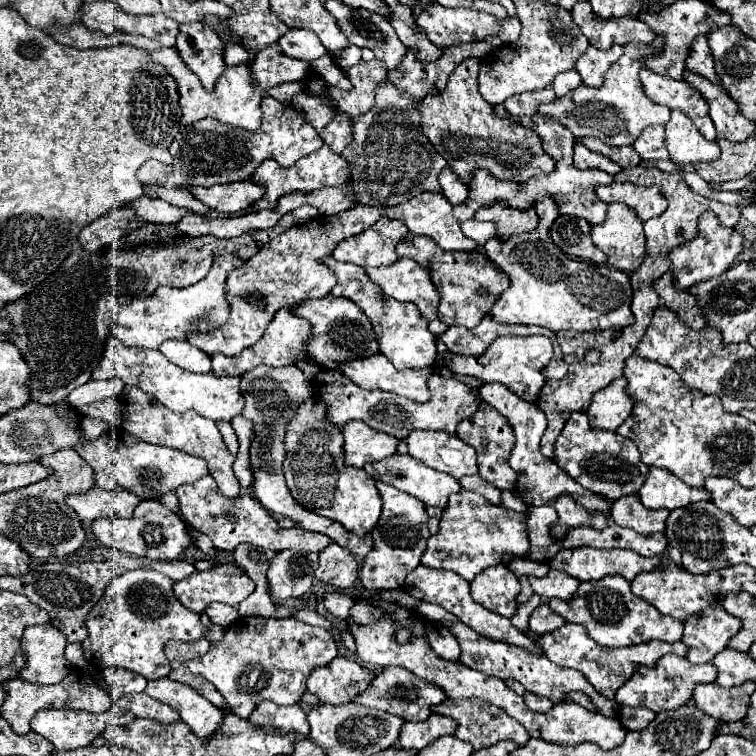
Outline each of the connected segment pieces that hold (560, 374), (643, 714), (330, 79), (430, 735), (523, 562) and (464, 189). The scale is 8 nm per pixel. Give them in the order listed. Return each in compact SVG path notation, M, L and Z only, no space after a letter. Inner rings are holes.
M556 344L554 346L554 356L550 360L550 364L544 368L544 378L546 380L552 380L552 378L564 378L568 372L568 364L562 360L562 350L560 346Z
M620 706L620 710L618 710L618 718L620 718L620 724L622 724L626 730L640 732L640 730L644 730L644 728L652 722L654 712L648 710L648 708Z
M324 54L324 56L318 58L316 62L312 62L312 68L314 68L330 86L336 86L336 88L342 88L342 90L350 90L350 88L352 88L350 80L346 78L346 72L340 70L340 68L330 60L330 54Z
M430 714L430 718L422 720L422 722L404 722L404 726L400 728L400 744L402 748L414 748L414 750L422 750L424 746L428 746L430 742L434 742L440 736L446 734L454 734L456 730L456 720L442 716L442 714Z
M518 558L518 560L512 560L508 564L508 568L514 570L514 574L520 578L520 576L544 576L550 568L548 564L538 564L538 562L528 562L528 558Z
M444 166L444 170L440 172L440 188L442 194L450 200L450 204L462 204L468 196L468 186L464 182L460 182L460 178L456 178L456 172L450 166Z

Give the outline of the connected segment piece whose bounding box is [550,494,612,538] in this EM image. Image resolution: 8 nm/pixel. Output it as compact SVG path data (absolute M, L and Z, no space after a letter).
M560 494L560 498L556 498L556 502L552 502L554 510L558 512L558 520L552 524L552 538L564 538L564 534L572 528L572 526L588 526L594 530L604 530L608 524L612 524L610 518L610 510L612 510L612 500L608 500L608 514L600 514L600 510L596 510L596 514L592 514L592 510L584 510L584 506L576 504L574 498L568 498L568 494Z

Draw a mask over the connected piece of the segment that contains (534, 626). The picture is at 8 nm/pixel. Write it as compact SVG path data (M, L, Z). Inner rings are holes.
M540 604L540 606L530 614L530 630L532 630L534 634L538 634L538 636L548 634L548 632L560 628L562 624L566 624L566 620L564 620L560 614L552 612L546 604Z

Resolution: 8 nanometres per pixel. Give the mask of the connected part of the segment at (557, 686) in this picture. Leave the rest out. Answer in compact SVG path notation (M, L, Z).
M444 622L452 632L454 636L458 638L458 644L462 648L462 654L460 654L460 660L472 668L472 670L478 670L482 674L488 674L488 676L496 676L496 678L502 678L502 680L508 680L508 678L514 678L518 680L526 690L532 690L540 696L546 696L550 698L552 702L560 702L568 692L584 692L590 696L590 700L594 702L594 706L600 710L600 714L604 716L616 716L616 702L614 700L608 700L608 698L602 698L590 684L588 680L578 672L578 670L572 670L572 668L562 668L562 666L556 666L554 662L550 662L548 658L540 656L532 656L530 652L518 648L518 646L512 646L512 644L504 644L504 642L492 642L490 638L484 638L480 634L476 634L474 630L468 630L468 626L456 622Z

